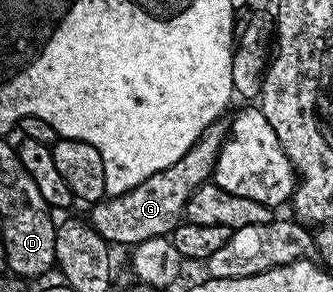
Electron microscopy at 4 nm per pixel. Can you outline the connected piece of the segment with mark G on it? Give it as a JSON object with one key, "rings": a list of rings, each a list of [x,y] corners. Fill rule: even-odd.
{"rings":[[[224,120],[214,121],[205,128],[201,138],[189,148],[187,155],[179,159],[179,163],[171,163],[171,167],[151,175],[151,179],[143,179],[139,187],[127,191],[121,197],[106,196],[96,202],[90,208],[93,210],[90,211],[89,217],[87,216],[89,226],[113,247],[117,245],[132,247],[147,239],[169,237],[173,229],[181,224],[193,192],[212,178],[226,132],[227,125]]]}

